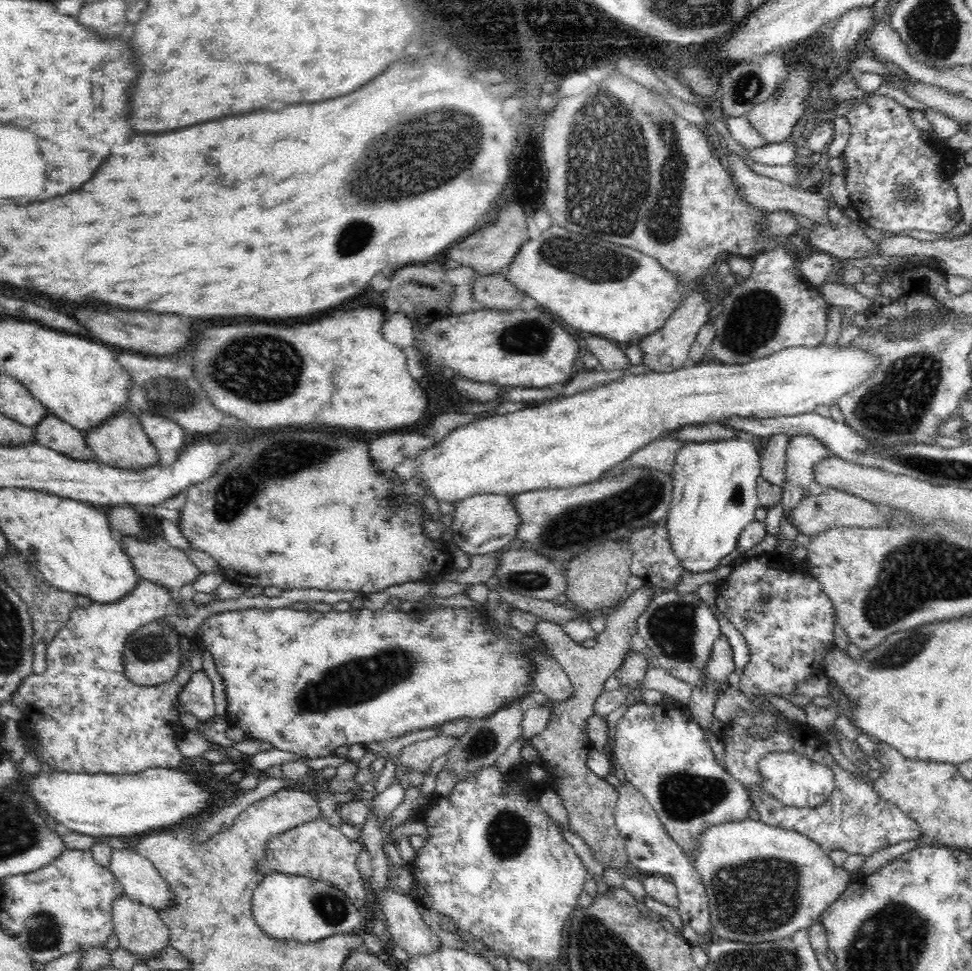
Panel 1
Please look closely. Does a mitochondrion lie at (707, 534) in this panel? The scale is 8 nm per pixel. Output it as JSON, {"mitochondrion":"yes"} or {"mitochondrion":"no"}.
{"mitochondrion":"no"}

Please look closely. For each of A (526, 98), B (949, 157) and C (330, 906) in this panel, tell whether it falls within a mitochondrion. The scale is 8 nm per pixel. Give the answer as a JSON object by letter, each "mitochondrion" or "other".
{"A":"other","B":"other","C":"mitochondrion"}

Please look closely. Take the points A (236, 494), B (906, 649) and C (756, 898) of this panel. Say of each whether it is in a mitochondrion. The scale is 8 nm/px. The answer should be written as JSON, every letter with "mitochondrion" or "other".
{"A":"mitochondrion","B":"mitochondrion","C":"mitochondrion"}

